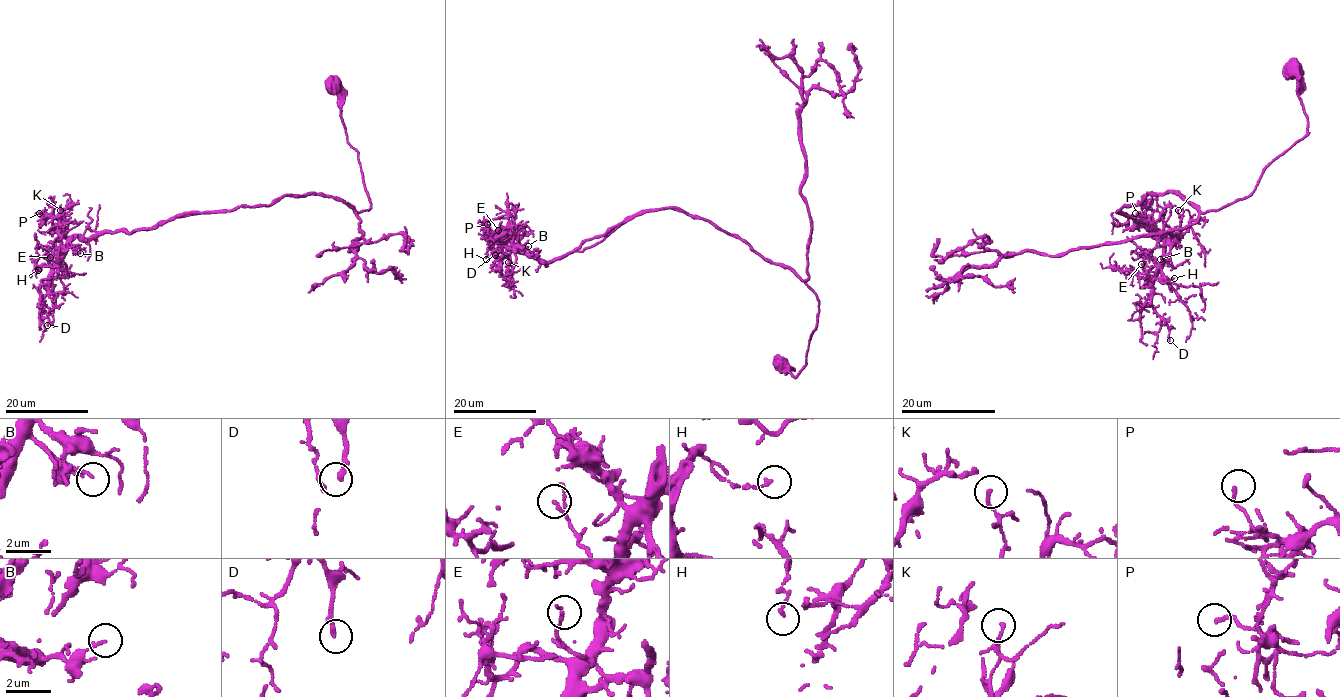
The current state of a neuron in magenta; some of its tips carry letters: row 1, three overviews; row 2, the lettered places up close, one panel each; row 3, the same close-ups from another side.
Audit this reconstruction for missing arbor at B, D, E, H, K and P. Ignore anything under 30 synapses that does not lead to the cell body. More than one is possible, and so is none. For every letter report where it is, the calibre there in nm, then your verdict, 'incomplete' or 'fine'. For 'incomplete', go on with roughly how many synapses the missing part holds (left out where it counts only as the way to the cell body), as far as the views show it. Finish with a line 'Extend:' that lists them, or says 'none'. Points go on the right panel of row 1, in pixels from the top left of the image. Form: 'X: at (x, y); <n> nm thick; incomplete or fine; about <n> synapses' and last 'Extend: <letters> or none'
B: at (1160, 259); 170 nm thick; fine
D: at (1170, 340); 240 nm thick; fine
E: at (1141, 264); 150 nm thick; fine
H: at (1174, 278); 140 nm thick; fine
K: at (1178, 210); 150 nm thick; fine
P: at (1135, 213); 160 nm thick; fine
Extend: none

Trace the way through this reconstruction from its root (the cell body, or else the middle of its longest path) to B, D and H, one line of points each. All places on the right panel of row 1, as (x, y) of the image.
B: (1292, 70), (1307, 132), (1248, 196), (1201, 212), (1179, 192), (1164, 192), (1117, 212), (1177, 237), (1160, 259)
D: (1292, 70), (1307, 132), (1248, 196), (1201, 212), (1164, 192), (1117, 212), (1177, 237), (1152, 289), (1170, 340)
H: (1292, 70), (1307, 132), (1248, 196), (1201, 212), (1164, 192), (1117, 212), (1177, 237), (1157, 271), (1174, 278)

